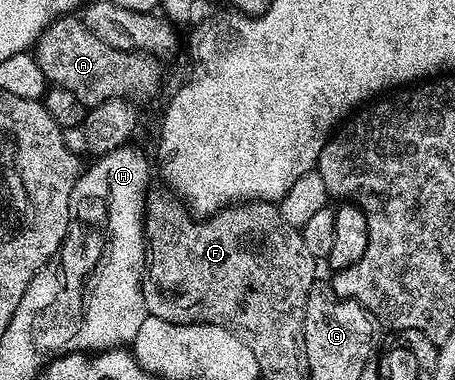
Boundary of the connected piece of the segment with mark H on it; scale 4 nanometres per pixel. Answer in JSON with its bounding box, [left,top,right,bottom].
[72,143,150,354]

